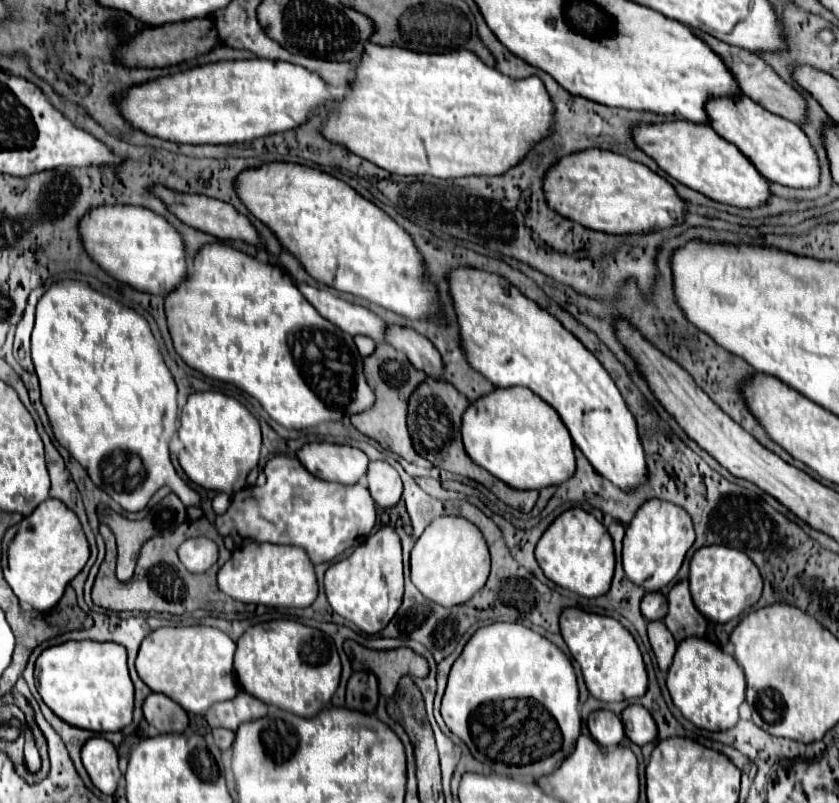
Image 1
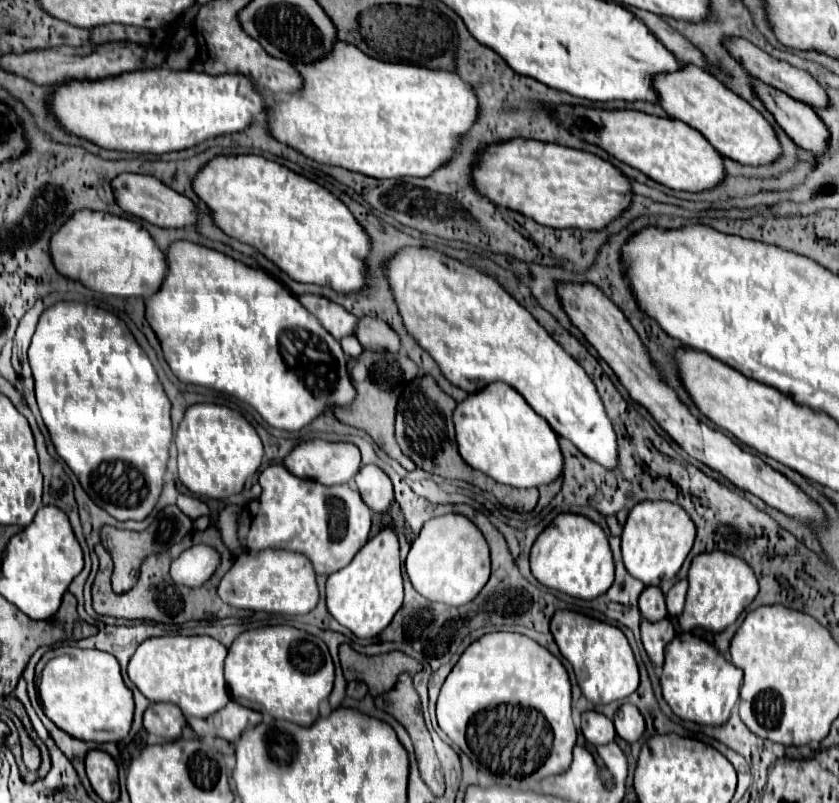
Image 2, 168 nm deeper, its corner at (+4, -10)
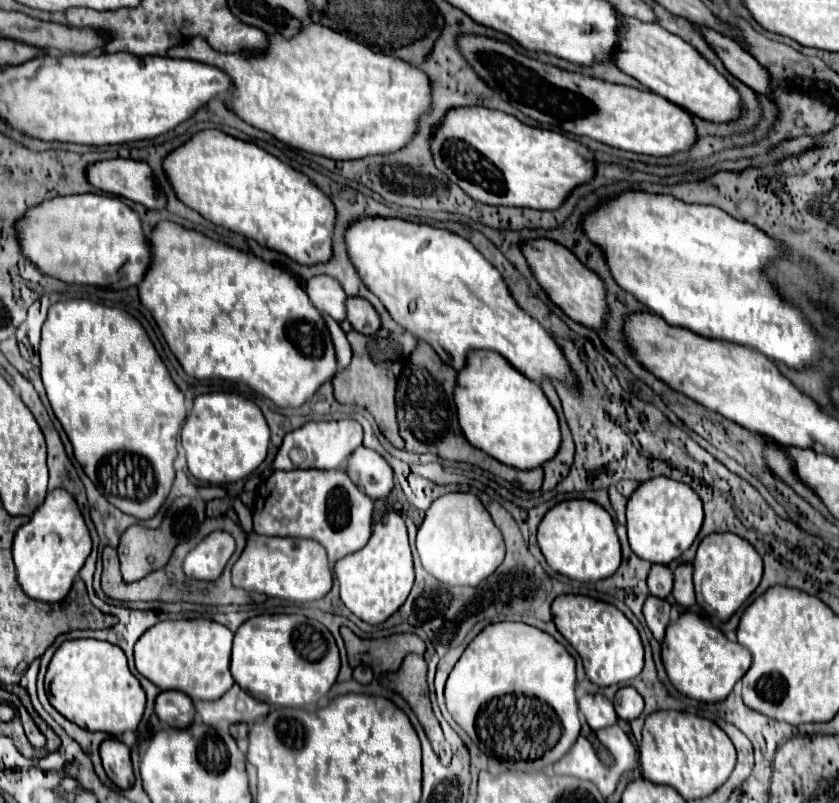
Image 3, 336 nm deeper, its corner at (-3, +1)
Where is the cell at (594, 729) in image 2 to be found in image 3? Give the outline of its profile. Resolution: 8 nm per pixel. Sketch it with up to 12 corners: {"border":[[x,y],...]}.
{"border":[[602,694],[580,698],[580,712],[596,732],[614,726],[618,716]]}

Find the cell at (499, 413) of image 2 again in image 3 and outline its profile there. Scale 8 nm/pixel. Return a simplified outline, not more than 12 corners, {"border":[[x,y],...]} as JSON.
{"border":[[470,352],[454,402],[468,442],[512,468],[560,450],[542,388]]}

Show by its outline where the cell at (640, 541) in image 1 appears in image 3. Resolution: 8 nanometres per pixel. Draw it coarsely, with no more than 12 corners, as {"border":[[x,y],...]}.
{"border":[[640,484],[626,518],[632,552],[670,564],[696,540],[704,512],[690,486]]}

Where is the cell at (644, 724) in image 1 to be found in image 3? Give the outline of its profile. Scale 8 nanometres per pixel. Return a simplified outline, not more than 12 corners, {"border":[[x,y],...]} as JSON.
{"border":[[620,688],[614,698],[616,714],[632,722],[644,710],[634,688]]}

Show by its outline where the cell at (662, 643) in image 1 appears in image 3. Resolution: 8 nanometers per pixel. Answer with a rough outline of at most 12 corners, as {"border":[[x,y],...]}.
{"border":[[648,596],[644,618],[658,642],[670,624],[670,604]]}

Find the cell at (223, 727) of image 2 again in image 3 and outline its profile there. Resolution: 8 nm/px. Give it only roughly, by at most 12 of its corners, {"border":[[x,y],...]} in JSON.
{"border":[[238,684],[220,700],[196,702],[204,724],[254,724],[268,704]]}

